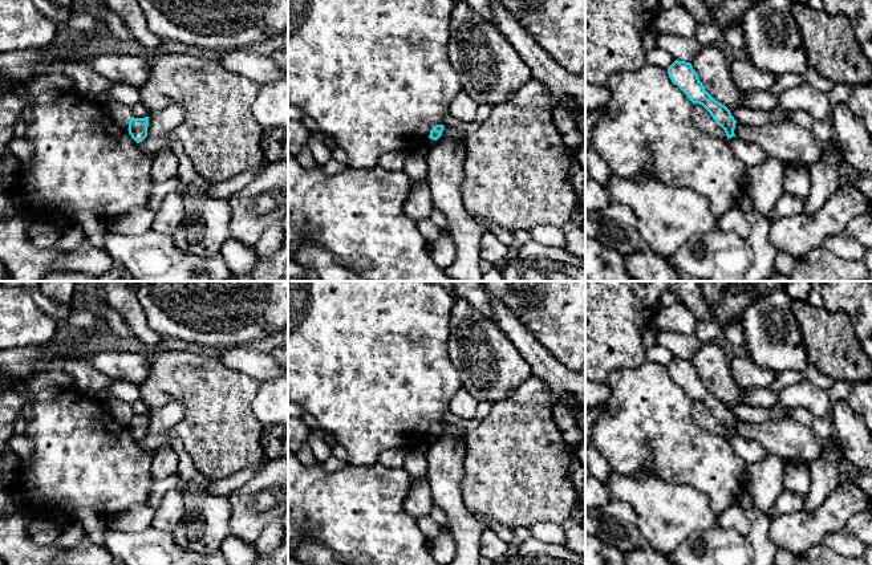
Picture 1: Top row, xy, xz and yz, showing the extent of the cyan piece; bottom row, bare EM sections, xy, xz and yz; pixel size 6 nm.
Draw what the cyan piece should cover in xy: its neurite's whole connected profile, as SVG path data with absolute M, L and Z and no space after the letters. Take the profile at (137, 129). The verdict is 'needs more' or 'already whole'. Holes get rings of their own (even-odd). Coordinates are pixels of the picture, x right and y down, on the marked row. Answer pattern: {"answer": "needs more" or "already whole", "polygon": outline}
{"answer": "already whole", "polygon": "M149 117L145 118L130 118L129 122L129 134L131 138L139 143L147 137L147 126L149 126Z"}

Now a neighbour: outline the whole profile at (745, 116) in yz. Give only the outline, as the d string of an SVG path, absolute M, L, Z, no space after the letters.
M727 107L734 117L735 121L743 125L753 125L753 126L764 126L768 123L780 123L783 121L790 121L790 111L788 110L751 110L749 107Z

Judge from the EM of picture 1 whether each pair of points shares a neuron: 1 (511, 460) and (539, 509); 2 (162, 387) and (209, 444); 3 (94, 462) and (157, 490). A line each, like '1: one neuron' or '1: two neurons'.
1: one neuron
2: one neuron
3: two neurons

